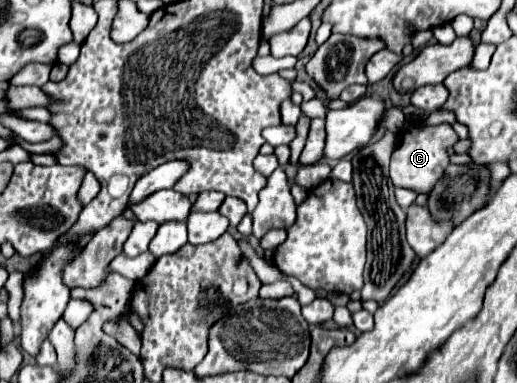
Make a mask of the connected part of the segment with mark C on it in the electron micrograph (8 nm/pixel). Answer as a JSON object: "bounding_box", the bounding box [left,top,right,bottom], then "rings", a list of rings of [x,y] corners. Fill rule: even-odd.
{"bounding_box":[390,123,458,193],"rings":[[[450,123],[440,125],[424,125],[424,127],[410,127],[400,131],[400,141],[390,159],[390,179],[396,187],[412,189],[418,193],[428,193],[434,185],[444,177],[446,167],[450,165],[448,147],[458,143],[458,135]]]}

